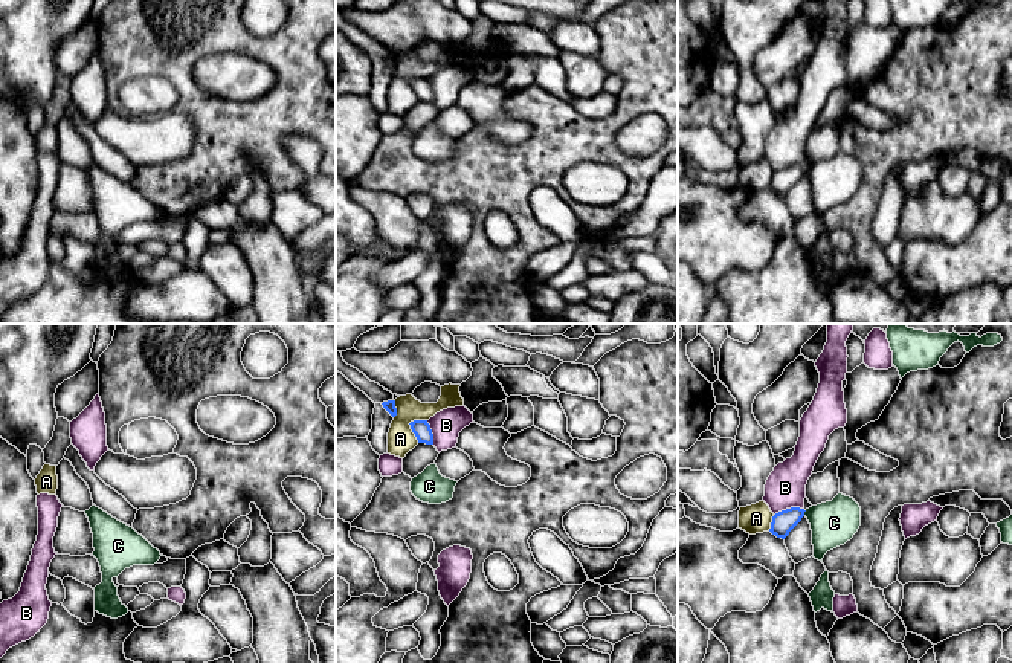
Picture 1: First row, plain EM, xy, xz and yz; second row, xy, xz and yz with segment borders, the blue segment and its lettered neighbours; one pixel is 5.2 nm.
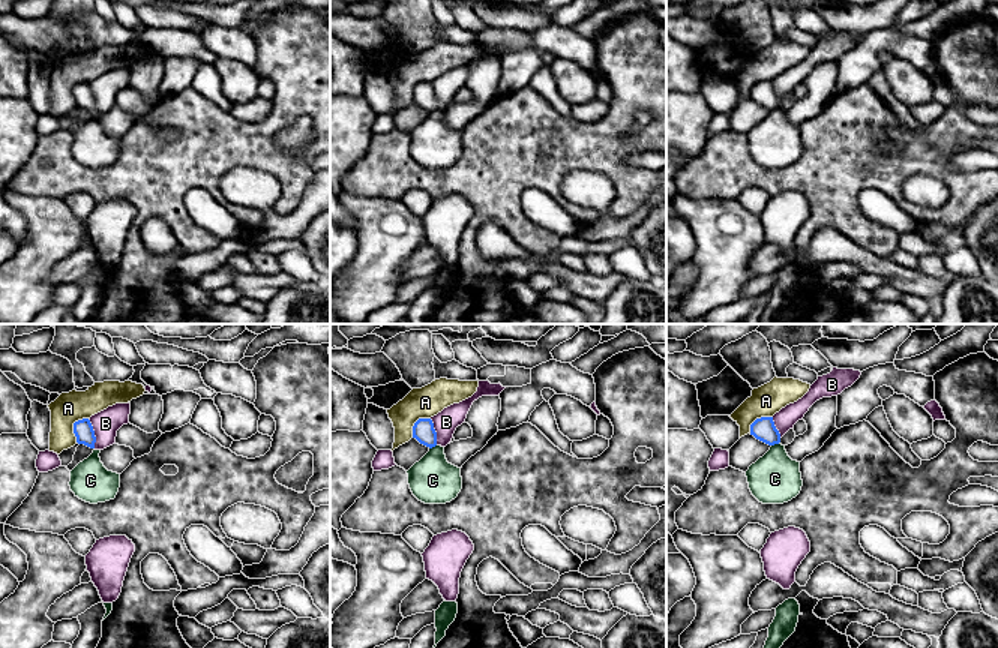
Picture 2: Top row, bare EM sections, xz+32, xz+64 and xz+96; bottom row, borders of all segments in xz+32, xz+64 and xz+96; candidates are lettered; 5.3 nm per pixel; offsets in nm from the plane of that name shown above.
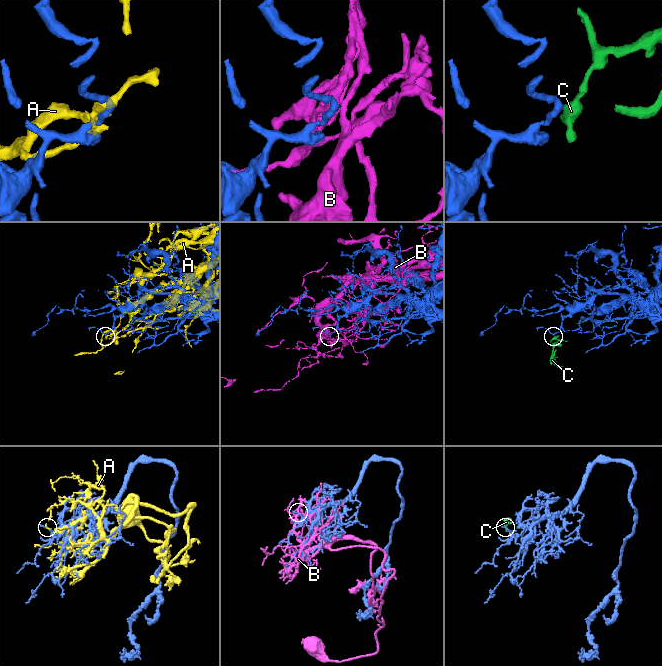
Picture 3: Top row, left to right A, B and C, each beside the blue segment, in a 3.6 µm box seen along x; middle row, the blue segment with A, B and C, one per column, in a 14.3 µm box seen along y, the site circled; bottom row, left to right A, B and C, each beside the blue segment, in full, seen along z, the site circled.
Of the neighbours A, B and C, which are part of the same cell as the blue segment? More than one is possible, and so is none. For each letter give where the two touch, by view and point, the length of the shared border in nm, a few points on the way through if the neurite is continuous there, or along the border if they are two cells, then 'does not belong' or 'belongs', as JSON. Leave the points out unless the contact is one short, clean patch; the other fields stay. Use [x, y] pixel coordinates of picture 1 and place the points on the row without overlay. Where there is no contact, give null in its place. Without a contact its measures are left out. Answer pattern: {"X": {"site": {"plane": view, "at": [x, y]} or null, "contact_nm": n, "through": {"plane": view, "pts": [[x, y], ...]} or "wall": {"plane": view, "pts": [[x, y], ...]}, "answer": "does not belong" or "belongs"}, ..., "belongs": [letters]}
{"A": {"site": {"plane": "xz", "at": [409, 81]}, "contact_nm": 140, "answer": "does not belong"}, "B": {"site": {"plane": "yz", "at": [788, 167]}, "contact_nm": 170, "answer": "does not belong"}, "C": {"site": {"plane": "yz", "at": [803, 171]}, "contact_nm": 40, "wall": {"plane": "yz", "pts": [[806, 168], [803, 173]]}, "answer": "does not belong"}, "belongs": []}

